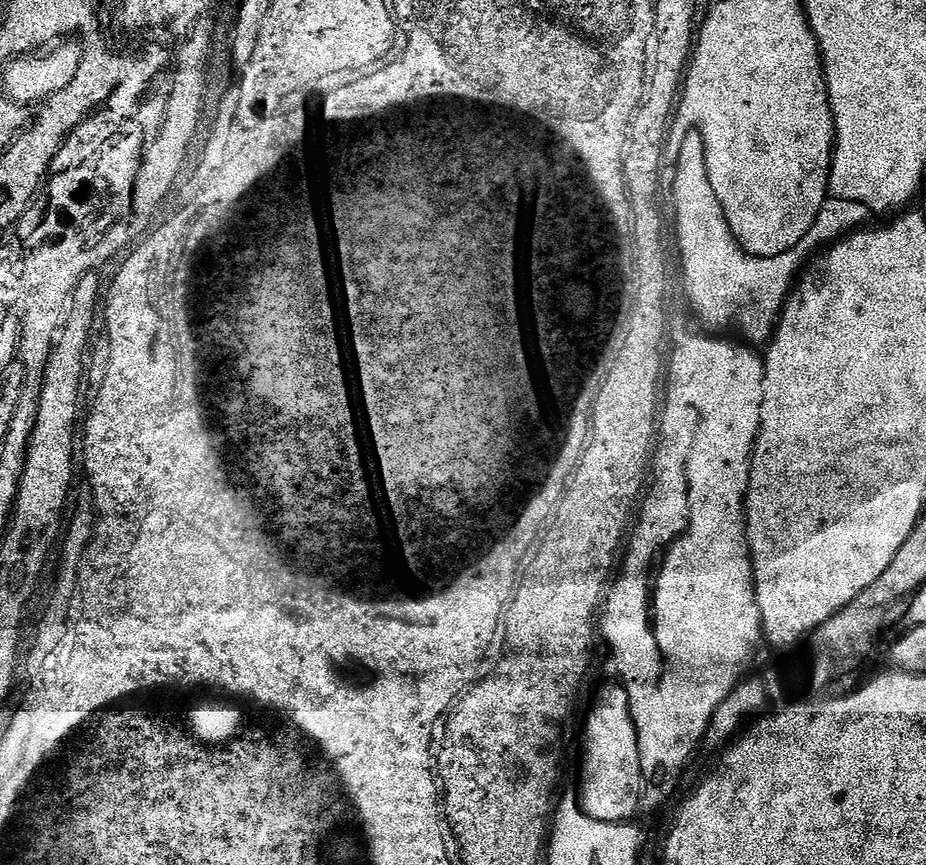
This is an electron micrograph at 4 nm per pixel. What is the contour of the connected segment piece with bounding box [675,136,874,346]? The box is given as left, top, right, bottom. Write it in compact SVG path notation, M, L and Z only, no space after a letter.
M688 136L688 140L684 140L680 162L680 180L675 180L676 200L680 200L680 240L684 240L684 260L688 260L688 288L692 288L692 300L696 300L700 316L704 316L708 324L736 324L736 328L748 332L753 346L767 345L776 331L784 303L809 261L837 240L861 231L874 214L862 206L862 202L846 202L846 198L829 196L822 210L818 210L814 226L810 226L806 238L802 238L798 246L777 256L752 256L736 241L736 235L726 222L722 202L718 202L718 194L714 194L714 186L710 186L710 170L706 170L706 150L702 140Z

